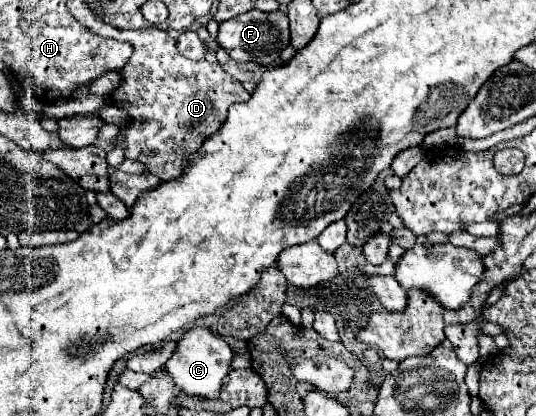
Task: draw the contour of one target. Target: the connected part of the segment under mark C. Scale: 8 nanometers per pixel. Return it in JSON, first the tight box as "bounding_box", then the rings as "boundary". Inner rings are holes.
{"bounding_box":[165,326,233,400],"boundary":[[[203,326],[203,328],[193,328],[179,338],[173,356],[165,364],[165,370],[171,374],[175,386],[183,394],[203,400],[213,400],[221,390],[221,380],[231,370],[231,360],[233,360],[231,348],[221,338],[217,338],[213,330]]]}

